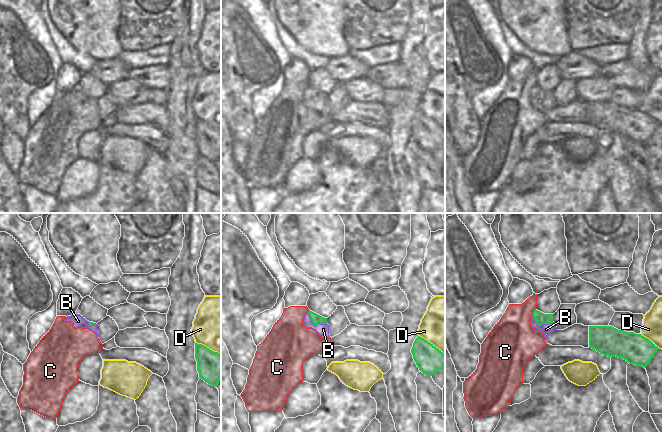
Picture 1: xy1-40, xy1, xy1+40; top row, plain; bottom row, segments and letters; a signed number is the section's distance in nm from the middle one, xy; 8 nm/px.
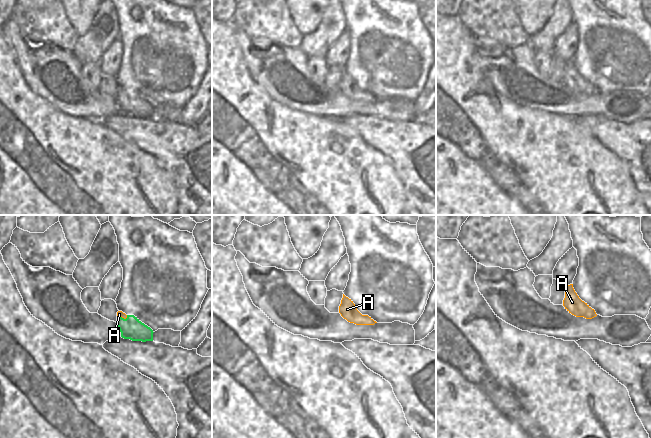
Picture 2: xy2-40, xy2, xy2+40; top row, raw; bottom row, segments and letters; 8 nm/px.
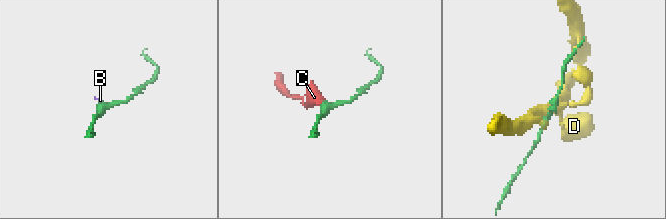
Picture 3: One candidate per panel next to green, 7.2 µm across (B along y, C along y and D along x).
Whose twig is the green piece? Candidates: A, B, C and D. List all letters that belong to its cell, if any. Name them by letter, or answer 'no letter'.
A

